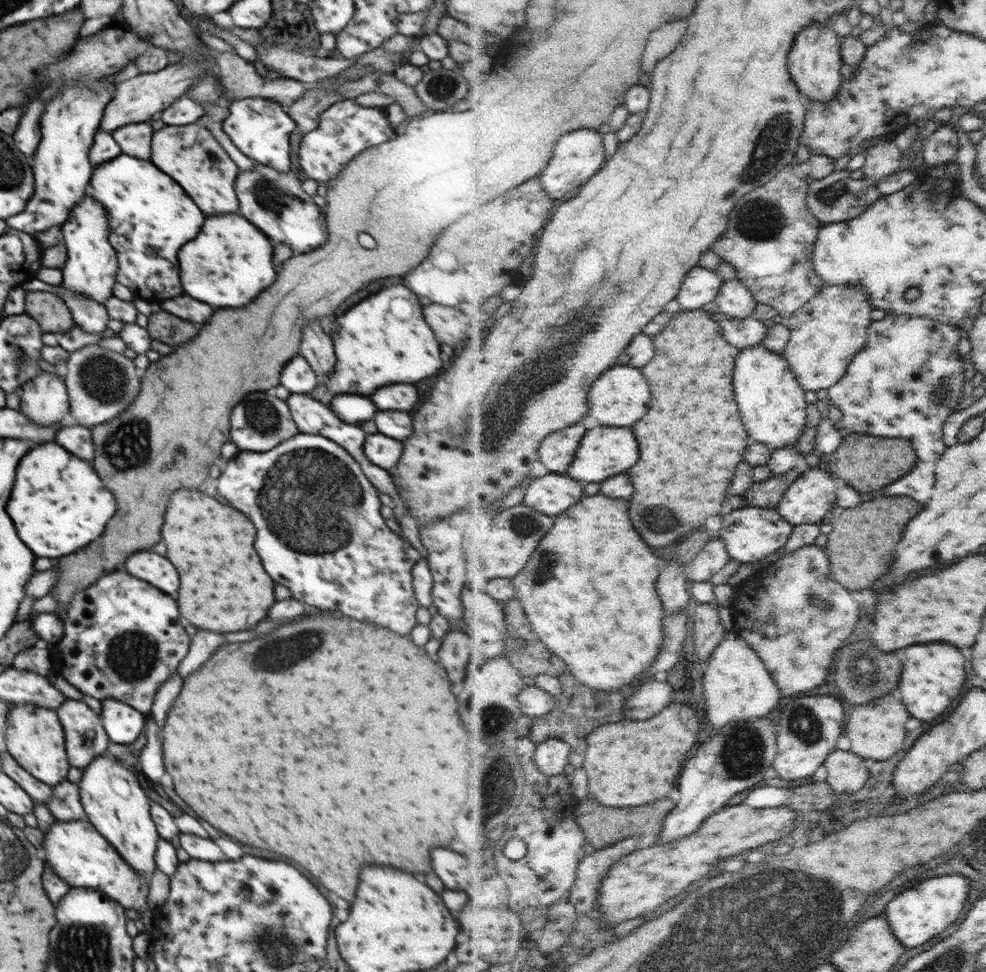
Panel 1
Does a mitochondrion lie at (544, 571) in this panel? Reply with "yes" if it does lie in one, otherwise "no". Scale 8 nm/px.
yes

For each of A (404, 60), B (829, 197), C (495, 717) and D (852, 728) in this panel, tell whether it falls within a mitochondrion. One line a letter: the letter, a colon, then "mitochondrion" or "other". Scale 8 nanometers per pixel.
A: other
B: mitochondrion
C: mitochondrion
D: other

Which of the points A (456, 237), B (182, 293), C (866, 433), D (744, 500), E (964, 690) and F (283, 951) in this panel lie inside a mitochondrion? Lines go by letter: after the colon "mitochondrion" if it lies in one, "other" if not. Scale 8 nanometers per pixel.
A: mitochondrion
B: other
C: other
D: other
E: other
F: mitochondrion

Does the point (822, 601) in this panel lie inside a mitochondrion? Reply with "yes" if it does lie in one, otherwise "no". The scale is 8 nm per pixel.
yes

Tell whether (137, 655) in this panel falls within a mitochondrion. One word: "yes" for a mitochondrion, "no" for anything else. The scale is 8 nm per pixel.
yes

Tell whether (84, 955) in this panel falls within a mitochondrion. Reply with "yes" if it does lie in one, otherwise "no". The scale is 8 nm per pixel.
yes

